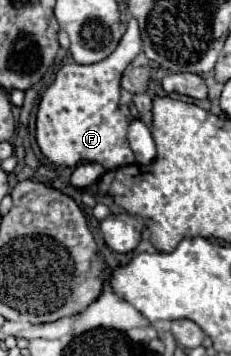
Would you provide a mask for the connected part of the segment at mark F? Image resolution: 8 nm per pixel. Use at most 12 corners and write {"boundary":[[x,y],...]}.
{"boundary":[[132,18],[118,48],[58,70],[36,114],[50,162],[134,162],[118,100],[140,50]]}

